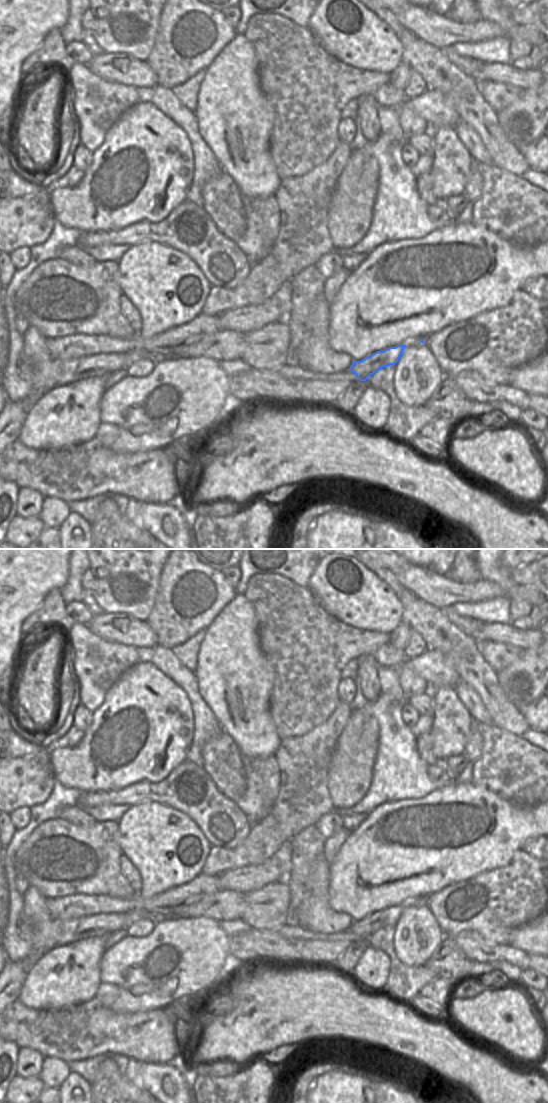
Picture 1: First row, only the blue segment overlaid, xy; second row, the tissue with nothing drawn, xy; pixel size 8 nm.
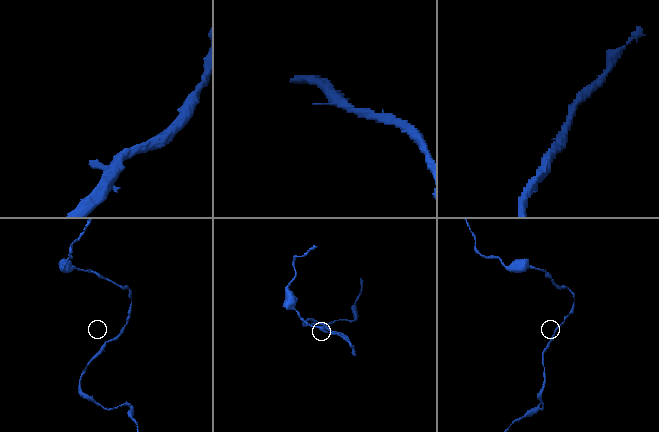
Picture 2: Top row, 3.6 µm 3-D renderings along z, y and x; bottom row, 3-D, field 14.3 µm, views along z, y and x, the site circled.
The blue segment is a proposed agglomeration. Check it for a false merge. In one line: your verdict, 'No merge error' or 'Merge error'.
No merge error.

